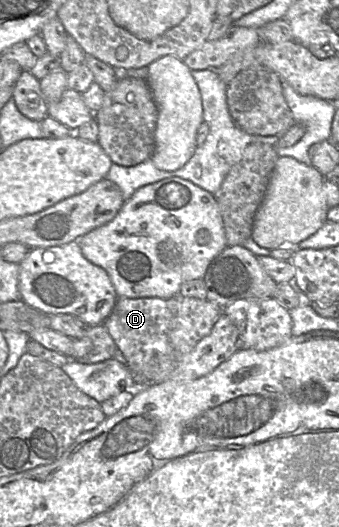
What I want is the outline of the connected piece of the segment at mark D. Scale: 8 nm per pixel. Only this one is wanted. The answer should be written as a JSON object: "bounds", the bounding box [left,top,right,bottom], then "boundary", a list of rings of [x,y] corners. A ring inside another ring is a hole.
{"bounds":[104,297,242,387],"boundary":[[[119,297],[110,316],[104,321],[119,349],[117,360],[123,360],[137,387],[147,387],[167,380],[190,381],[212,372],[221,363],[242,349],[236,325],[224,313],[211,332],[187,354],[179,354],[169,341],[171,321],[176,313],[176,298]]]}

